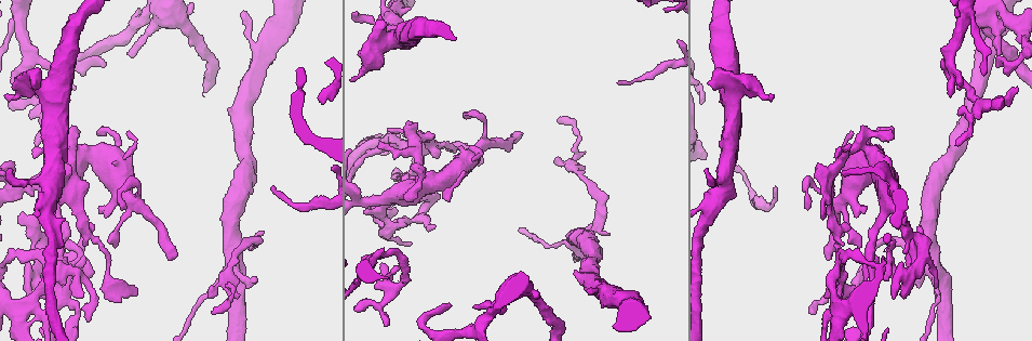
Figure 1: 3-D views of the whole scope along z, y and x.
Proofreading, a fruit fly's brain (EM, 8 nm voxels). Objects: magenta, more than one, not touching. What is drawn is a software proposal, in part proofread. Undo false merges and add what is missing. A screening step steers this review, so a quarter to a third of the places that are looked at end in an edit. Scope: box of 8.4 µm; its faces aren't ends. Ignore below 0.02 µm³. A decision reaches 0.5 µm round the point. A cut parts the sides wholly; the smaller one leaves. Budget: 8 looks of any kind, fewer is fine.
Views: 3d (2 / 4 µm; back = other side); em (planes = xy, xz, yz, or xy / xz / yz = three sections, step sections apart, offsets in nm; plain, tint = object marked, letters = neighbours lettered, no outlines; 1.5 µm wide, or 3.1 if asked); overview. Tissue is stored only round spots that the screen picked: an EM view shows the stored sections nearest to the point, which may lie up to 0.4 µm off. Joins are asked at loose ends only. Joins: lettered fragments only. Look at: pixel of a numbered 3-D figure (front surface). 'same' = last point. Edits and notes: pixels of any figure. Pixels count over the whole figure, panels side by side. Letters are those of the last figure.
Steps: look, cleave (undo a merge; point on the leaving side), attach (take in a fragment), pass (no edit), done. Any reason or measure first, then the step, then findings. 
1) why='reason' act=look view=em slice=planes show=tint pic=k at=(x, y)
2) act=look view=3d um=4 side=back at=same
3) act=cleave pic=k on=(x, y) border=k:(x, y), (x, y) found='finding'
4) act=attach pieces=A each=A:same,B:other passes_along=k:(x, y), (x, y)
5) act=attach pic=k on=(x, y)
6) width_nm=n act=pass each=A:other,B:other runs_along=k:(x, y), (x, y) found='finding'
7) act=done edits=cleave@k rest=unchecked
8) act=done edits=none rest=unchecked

why='branch stops here' act=look view=em slice=planes show=letters pic=1 at=(831, 259)

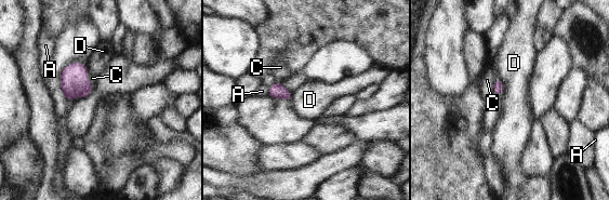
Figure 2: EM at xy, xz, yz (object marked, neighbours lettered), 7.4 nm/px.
act=pass each=A:other,C:other,D:other border=2:(497, 77), (503, 85), (502, 96) found='no lettered fragment goes on from it'

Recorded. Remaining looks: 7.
why='free end' act=look view=em slice=planes show=plain pic=1 at=(955, 143)

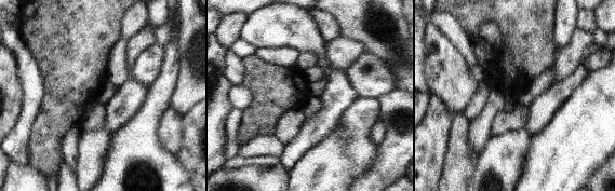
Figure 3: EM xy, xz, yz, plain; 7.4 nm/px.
why='what lies round it' act=look view=em slice=planes show=letters at=same

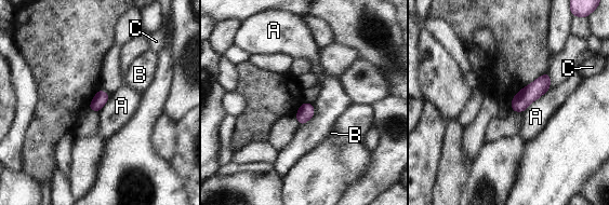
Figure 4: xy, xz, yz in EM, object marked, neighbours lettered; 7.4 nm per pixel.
longest_contact=A:300nm act=pass each=A:other,B:other,C:other runs_along=4:(546, 77), (514, 108) found='no lettered fragment goes on from it'

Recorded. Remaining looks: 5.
act=look view=3d um=2 side=back pic=1 at=(964, 17)

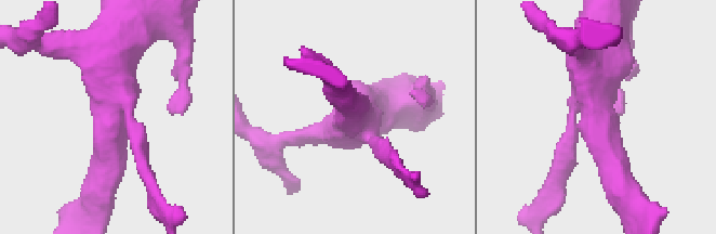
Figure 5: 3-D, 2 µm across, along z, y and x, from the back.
why='now the EM' act=look view=em slice=planes show=letters pic=5 at=(595, 115)

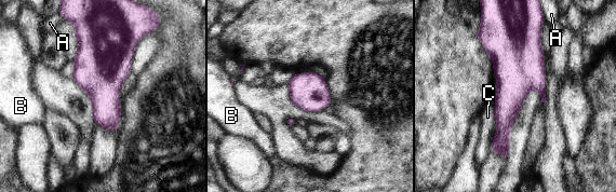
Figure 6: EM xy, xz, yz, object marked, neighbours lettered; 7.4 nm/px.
act=pass each=A:other,B:other,C:other border=6:(494, 103), (496, 127) found='all the same neuron'

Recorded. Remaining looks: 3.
act=done edits=none rest=unchecked

